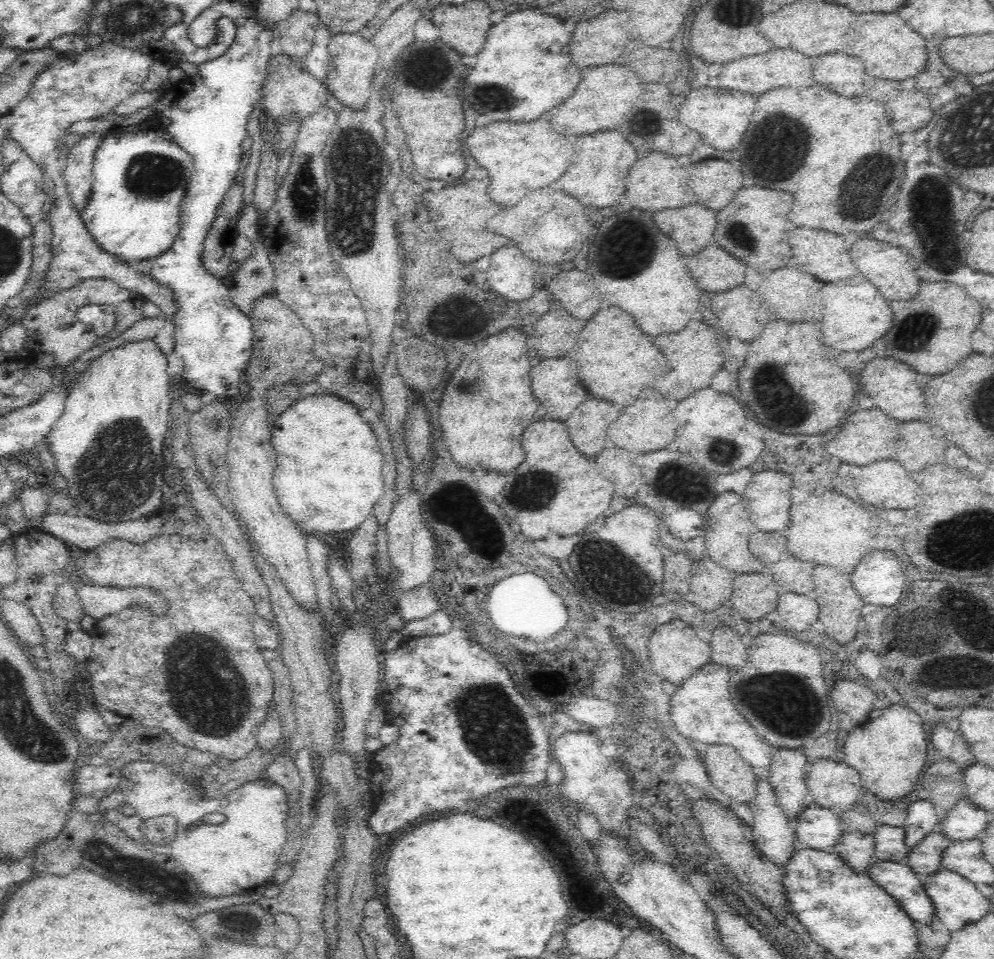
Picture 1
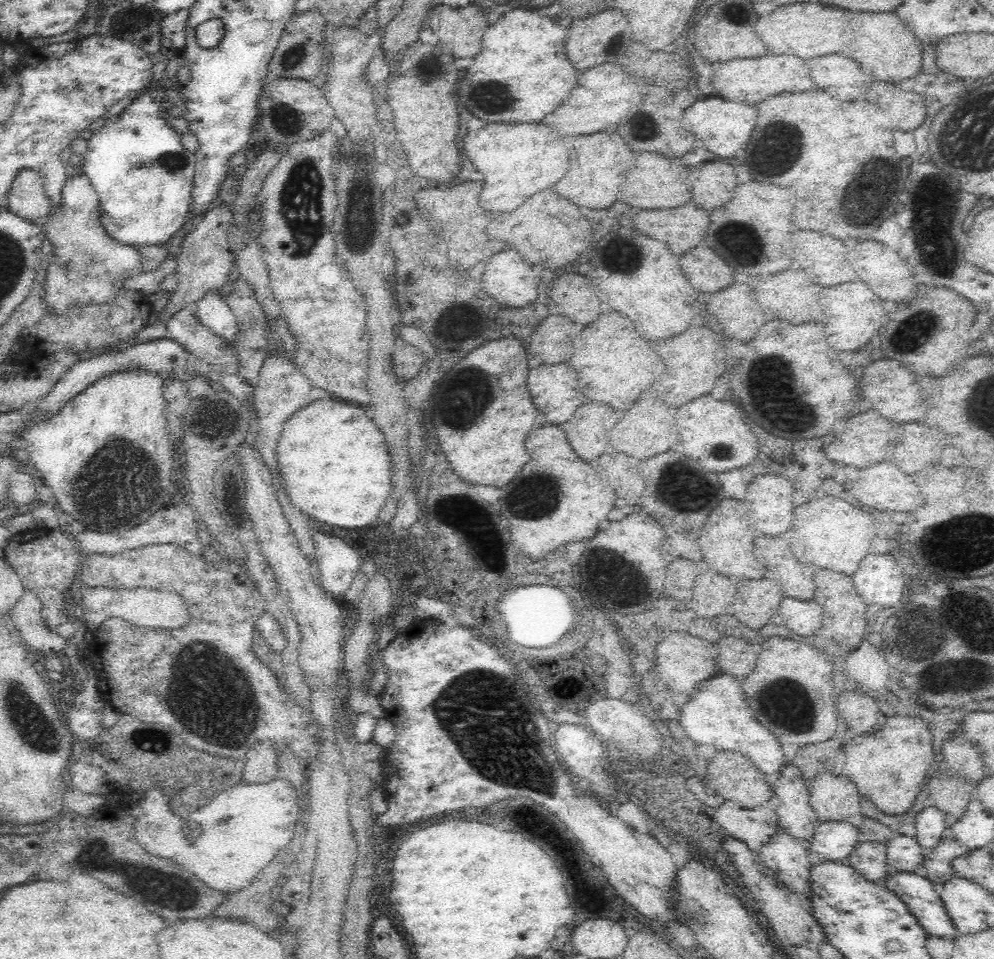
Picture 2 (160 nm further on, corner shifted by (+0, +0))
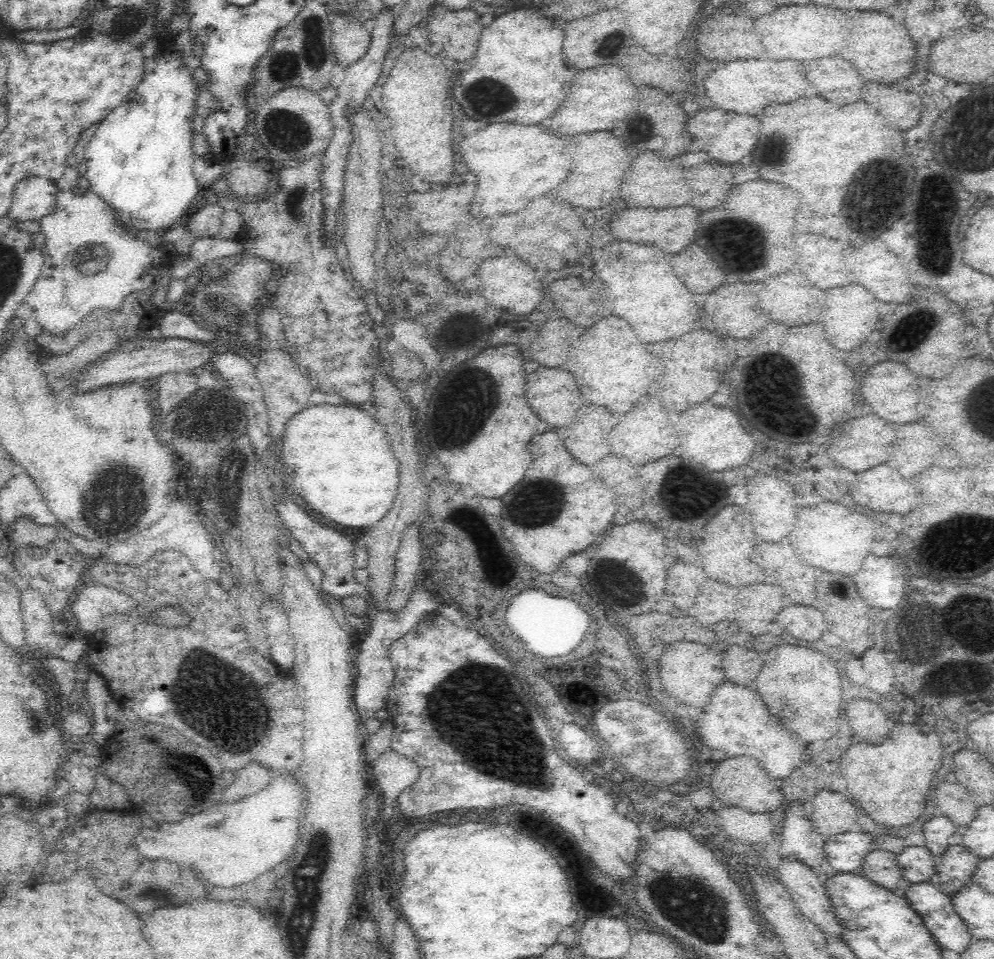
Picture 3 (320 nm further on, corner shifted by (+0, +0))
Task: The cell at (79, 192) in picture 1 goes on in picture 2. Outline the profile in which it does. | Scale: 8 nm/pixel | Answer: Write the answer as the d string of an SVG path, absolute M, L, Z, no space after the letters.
M84 174L68 175L58 208L39 224L44 238L53 245L42 284L42 299L52 315L63 315L74 305L112 302L129 278L146 272L137 247L110 238L102 226L98 193Z

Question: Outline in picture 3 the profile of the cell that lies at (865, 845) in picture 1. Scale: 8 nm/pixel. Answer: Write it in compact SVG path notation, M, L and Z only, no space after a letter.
M874 850L863 858L860 872L867 880L893 891L903 884L904 877L897 863L897 854Z

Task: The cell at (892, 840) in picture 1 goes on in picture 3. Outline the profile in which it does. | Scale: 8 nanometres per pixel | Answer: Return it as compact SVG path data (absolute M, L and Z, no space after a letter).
M926 847L906 848L901 854L897 854L897 863L904 881L912 884L932 884L932 875L935 874L933 857Z

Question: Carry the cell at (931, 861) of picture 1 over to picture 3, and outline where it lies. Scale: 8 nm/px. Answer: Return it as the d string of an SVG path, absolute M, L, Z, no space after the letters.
M949 846L941 857L933 857L935 874L940 879L941 889L946 894L956 894L966 885L973 884L973 874L978 866L978 857L965 846Z

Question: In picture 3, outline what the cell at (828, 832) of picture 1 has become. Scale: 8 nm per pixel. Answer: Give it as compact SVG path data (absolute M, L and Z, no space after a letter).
M845 832L826 839L824 851L826 861L839 873L860 872L863 858L870 852L874 833Z

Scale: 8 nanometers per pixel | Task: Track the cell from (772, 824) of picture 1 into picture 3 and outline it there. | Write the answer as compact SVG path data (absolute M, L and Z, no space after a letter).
M785 858L778 867L780 882L795 902L796 908L809 921L820 927L822 935L843 941L843 928L827 896L823 880L798 859Z

